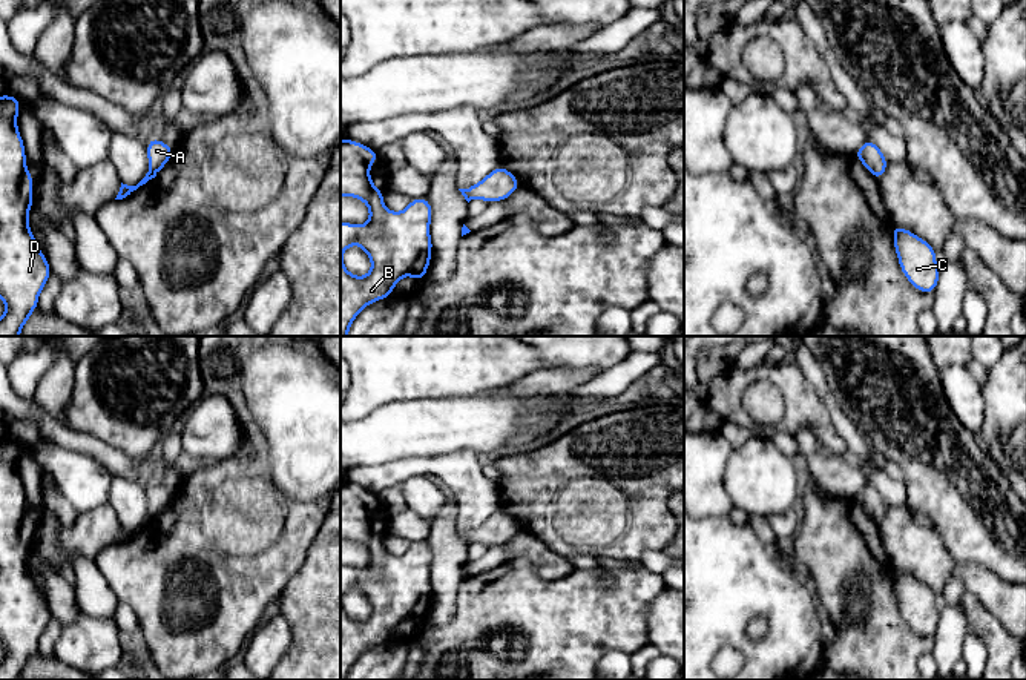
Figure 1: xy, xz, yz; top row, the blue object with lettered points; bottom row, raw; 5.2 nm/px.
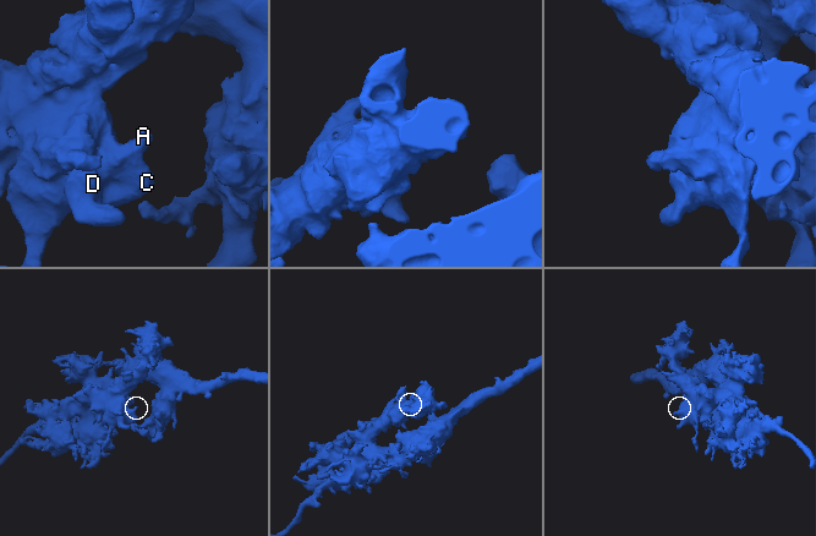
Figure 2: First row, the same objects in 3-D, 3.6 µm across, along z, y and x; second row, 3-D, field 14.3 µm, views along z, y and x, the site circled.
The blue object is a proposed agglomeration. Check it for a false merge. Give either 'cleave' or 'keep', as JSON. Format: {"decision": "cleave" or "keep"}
{"decision": "keep"}

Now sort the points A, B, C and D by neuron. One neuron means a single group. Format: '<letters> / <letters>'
A B C D

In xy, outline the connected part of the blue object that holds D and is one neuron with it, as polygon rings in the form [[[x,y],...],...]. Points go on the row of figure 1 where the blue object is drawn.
[[[14,95],[0,97],[0,296],[6,307],[0,336],[20,336],[52,272],[28,223],[34,173],[26,170],[17,129],[20,107]]]

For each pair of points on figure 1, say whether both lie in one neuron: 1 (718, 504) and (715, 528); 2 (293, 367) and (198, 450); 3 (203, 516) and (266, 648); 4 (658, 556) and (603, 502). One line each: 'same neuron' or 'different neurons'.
1: different neurons
2: different neurons
3: different neurons
4: different neurons

